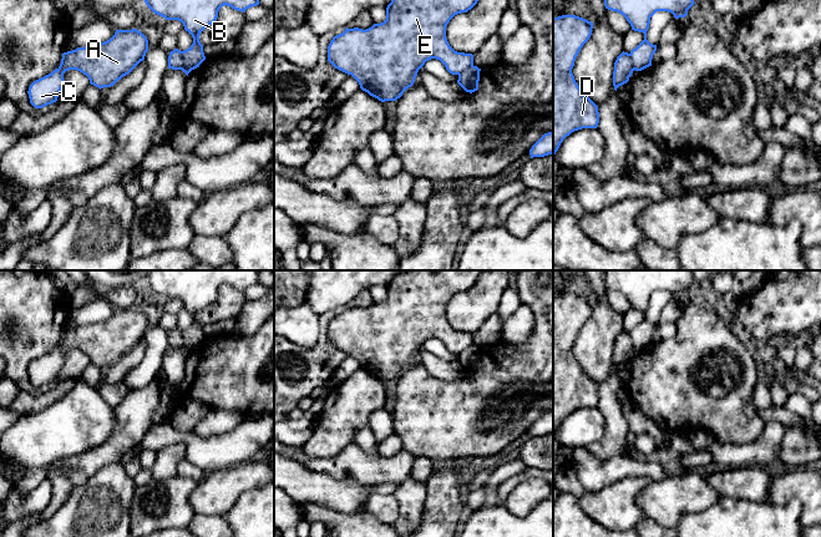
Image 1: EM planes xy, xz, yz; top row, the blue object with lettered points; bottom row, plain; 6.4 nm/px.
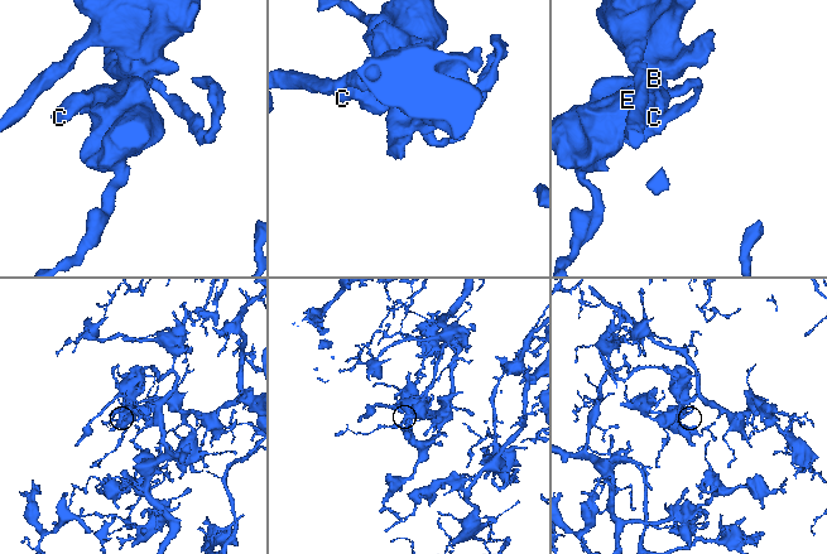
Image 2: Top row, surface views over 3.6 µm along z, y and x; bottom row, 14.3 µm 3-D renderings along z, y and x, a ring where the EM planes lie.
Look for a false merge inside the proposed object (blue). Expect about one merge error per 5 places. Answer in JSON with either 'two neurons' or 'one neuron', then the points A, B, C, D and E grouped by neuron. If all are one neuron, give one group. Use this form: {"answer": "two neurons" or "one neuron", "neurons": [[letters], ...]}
{"answer": "two neurons", "neurons": [["A", "C", "D", "E"], ["B"]]}

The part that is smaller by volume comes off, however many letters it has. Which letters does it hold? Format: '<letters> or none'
A, C, D, E

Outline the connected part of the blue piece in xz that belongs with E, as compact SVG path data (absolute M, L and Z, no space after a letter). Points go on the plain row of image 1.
M401 270L386 287L386 299L363 309L345 308L328 325L328 340L351 354L360 368L381 381L396 380L414 364L426 340L440 339L452 354L473 345L473 334L455 330L446 318L446 305L461 292L467 292L483 270Z

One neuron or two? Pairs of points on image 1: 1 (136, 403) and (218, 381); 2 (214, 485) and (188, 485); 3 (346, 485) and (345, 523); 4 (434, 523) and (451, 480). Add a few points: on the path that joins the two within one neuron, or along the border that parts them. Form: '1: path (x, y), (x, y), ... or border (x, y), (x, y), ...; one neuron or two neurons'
1: border (155, 378), (160, 405), (152, 424); two neurons
2: border (198, 482), (189, 494), (189, 503), (194, 513); two neurons
3: border (318, 503), (340, 512), (355, 512), (365, 506); two neurons
4: path (441, 512), (444, 491); one neuron

